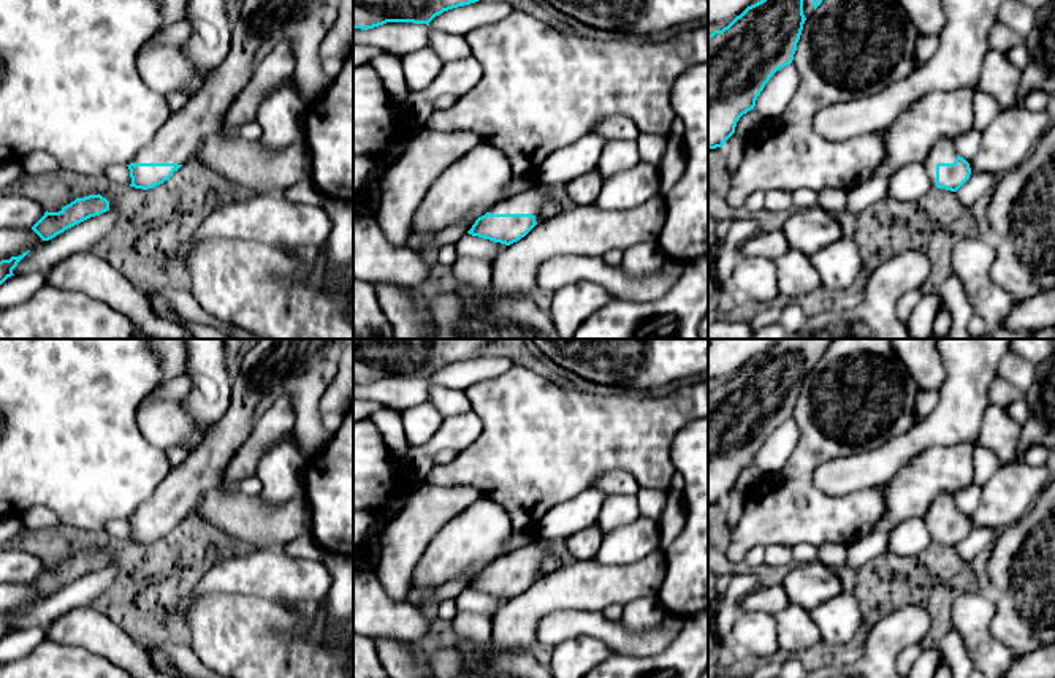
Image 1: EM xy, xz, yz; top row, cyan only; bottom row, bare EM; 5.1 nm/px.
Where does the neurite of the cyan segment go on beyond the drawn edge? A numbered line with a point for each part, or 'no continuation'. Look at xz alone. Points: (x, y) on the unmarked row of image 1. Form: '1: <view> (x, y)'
1: xz (531, 556)

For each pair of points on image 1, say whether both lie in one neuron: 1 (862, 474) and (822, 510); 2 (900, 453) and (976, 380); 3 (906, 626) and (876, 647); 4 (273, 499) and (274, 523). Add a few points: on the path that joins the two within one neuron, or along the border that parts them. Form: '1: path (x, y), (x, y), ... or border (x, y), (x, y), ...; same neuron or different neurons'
1: border (813, 472), (813, 482), (829, 495), (876, 487); different neurons
2: path (919, 438), (960, 399); same neuron
3: path (898, 631), (884, 642); same neuron
4: border (257, 495), (270, 507), (278, 507), (303, 495); different neurons

